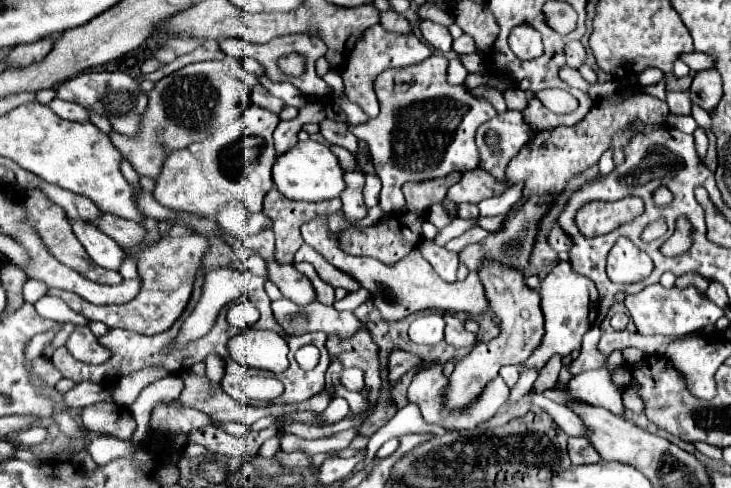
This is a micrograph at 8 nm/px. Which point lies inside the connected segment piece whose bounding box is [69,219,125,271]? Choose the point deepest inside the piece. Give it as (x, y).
(103, 250)

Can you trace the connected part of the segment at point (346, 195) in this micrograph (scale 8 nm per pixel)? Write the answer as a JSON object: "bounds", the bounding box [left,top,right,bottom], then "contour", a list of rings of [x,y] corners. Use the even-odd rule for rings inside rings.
{"bounds":[339,173,367,227],"contour":[[[347,173],[345,175],[345,189],[343,193],[339,195],[343,207],[341,207],[341,213],[343,217],[353,225],[357,227],[361,219],[367,217],[367,205],[363,201],[363,195],[361,195],[361,189],[363,189],[363,175],[361,173]]]}

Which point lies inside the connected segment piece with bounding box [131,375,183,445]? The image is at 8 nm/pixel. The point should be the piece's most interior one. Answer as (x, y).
(167, 389)

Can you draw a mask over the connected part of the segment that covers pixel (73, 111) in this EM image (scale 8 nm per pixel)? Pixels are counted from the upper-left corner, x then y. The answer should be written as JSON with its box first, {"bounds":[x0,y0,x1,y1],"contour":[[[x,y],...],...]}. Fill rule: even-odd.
{"bounds":[49,99,89,123],"contour":[[[53,99],[49,103],[49,107],[63,119],[69,119],[69,121],[79,121],[79,123],[87,123],[89,121],[89,113],[81,107],[81,105],[75,105],[75,103],[69,103],[69,101],[61,101],[61,99]]]}

